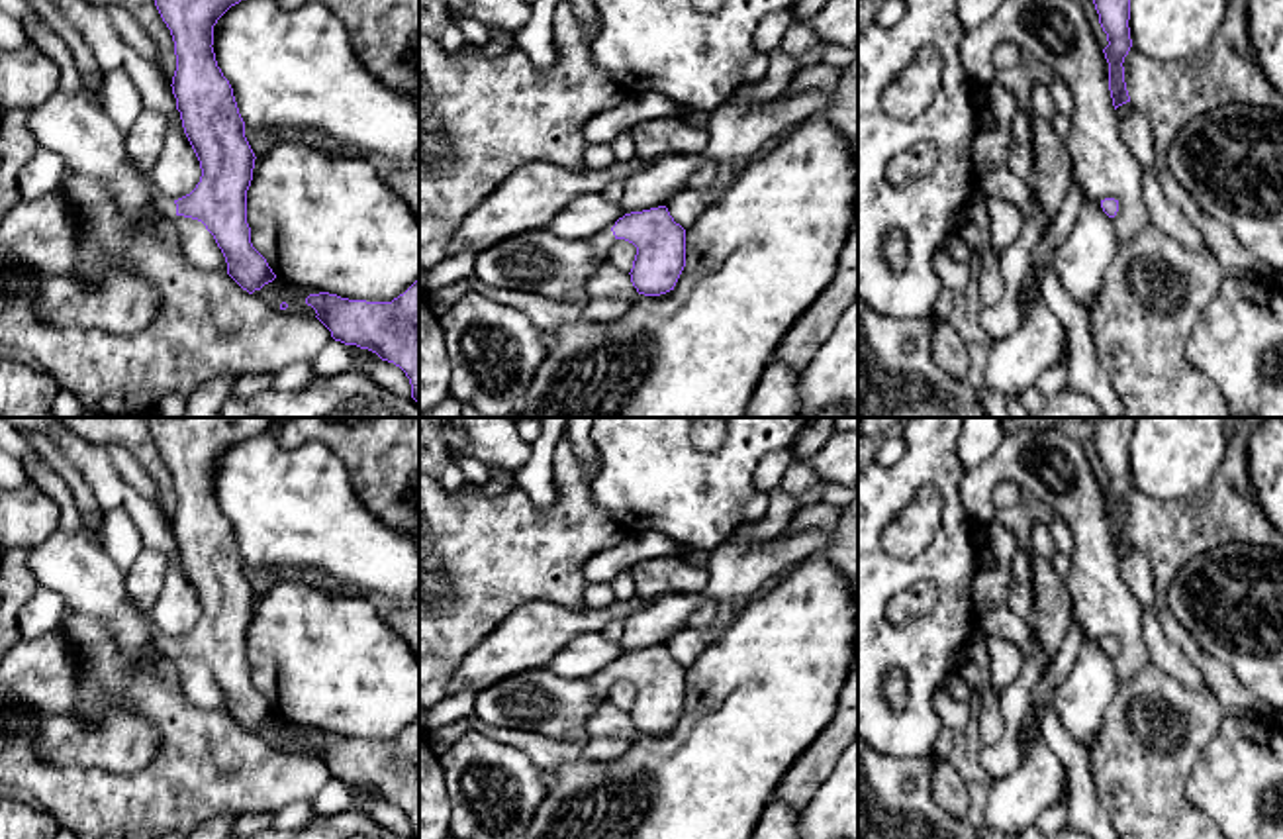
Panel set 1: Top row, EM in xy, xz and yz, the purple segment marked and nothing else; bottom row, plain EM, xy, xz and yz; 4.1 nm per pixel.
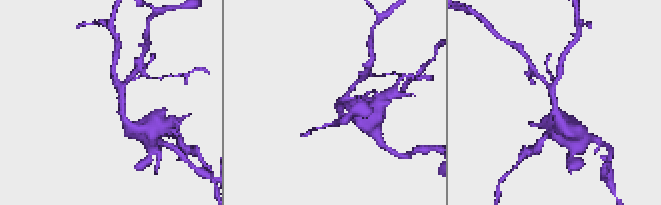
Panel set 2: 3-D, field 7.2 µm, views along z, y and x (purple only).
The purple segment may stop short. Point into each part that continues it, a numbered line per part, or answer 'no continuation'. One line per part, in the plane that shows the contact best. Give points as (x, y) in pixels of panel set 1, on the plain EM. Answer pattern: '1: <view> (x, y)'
1: xy (167, 645)

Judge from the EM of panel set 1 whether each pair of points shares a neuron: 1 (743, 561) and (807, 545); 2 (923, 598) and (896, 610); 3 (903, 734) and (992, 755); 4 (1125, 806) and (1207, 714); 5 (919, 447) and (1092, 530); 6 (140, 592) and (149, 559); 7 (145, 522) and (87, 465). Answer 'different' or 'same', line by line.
1: same
2: same
3: different
4: same
5: different
6: same
7: same

